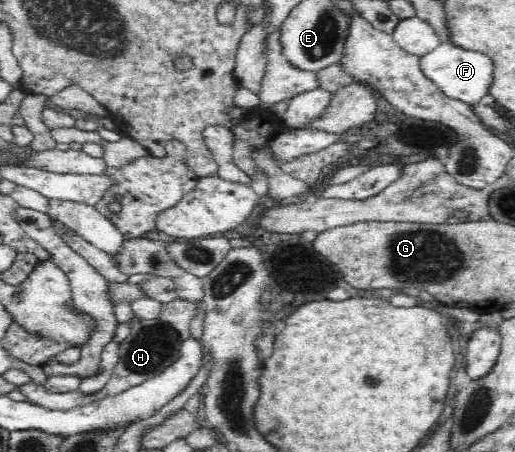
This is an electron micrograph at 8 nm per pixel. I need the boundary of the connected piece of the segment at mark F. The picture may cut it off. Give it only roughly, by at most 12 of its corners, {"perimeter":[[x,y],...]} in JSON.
{"perimeter":[[441,42],[420,67],[446,96],[488,95],[488,55]]}

